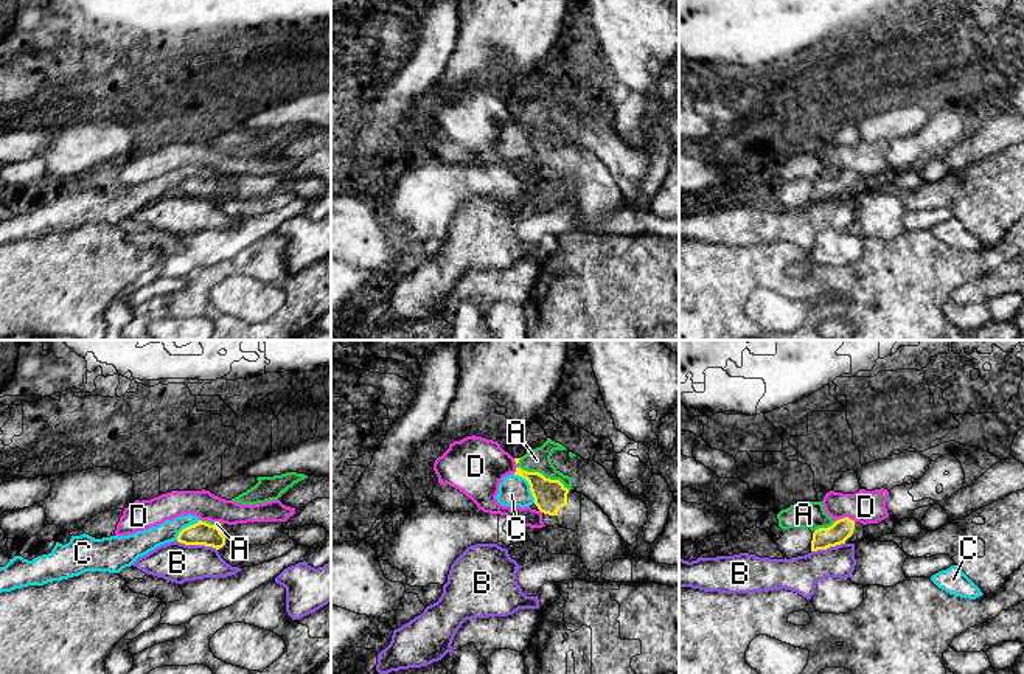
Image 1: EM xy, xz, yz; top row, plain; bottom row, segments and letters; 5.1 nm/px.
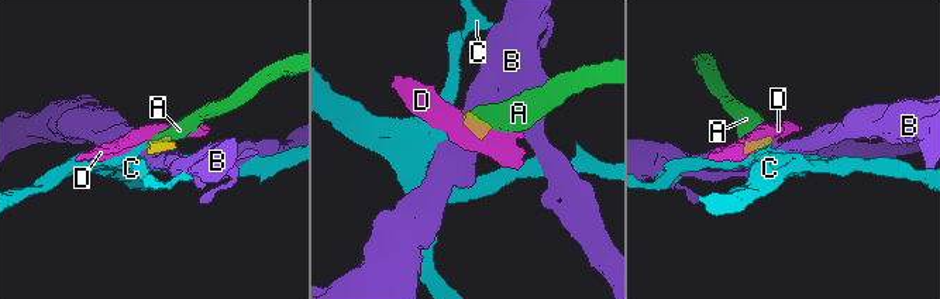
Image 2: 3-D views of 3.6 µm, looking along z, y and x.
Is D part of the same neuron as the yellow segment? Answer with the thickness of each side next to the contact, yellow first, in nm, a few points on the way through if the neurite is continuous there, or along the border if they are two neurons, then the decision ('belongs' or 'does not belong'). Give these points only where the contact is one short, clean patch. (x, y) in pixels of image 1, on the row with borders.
calibres 110 and 180 nm; does not belong

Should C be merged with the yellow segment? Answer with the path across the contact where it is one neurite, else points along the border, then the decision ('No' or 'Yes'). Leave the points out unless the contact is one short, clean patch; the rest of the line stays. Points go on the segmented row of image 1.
Boundary: xz (513, 474), (527, 482), (535, 502). No

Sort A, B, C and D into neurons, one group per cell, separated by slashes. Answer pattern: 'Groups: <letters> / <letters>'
Groups: A C / B / D

